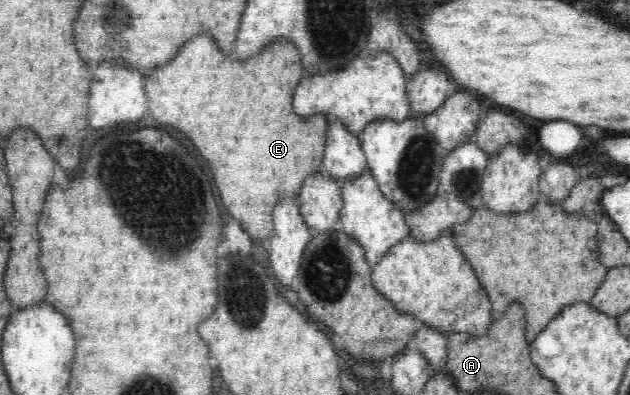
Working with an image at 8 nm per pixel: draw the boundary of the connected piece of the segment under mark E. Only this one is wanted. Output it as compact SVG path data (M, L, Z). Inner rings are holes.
M207 34L191 38L167 66L144 76L144 92L147 92L153 118L159 124L177 130L181 136L187 136L187 140L203 152L221 204L229 216L239 220L241 229L253 242L263 240L267 244L274 231L272 212L279 196L287 192L287 196L297 198L308 176L322 170L328 122L323 115L315 115L309 122L293 114L294 108L291 108L295 84L298 85L304 76L299 51L287 40L267 46L247 62L235 62L221 54Z

